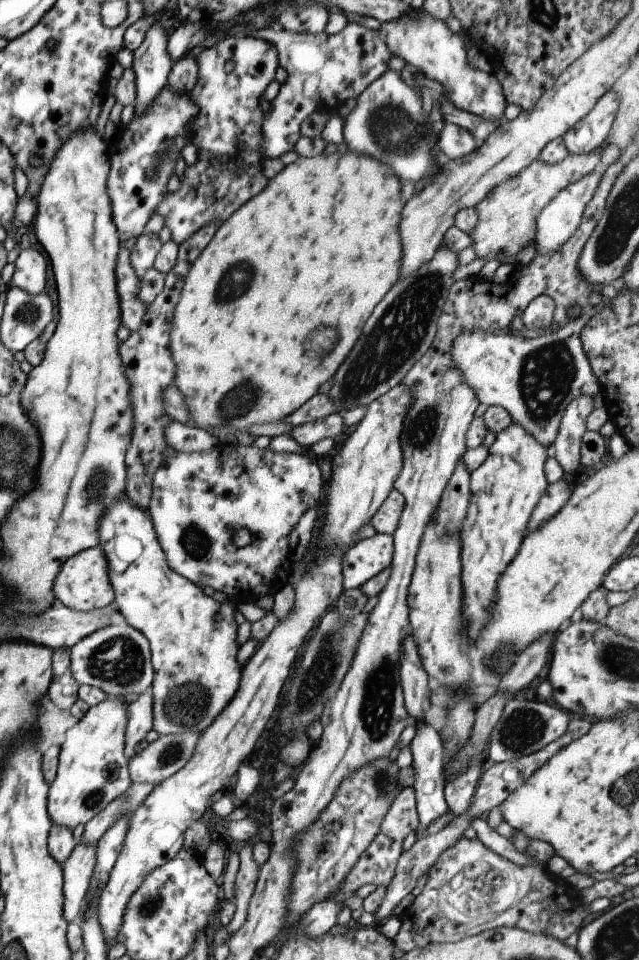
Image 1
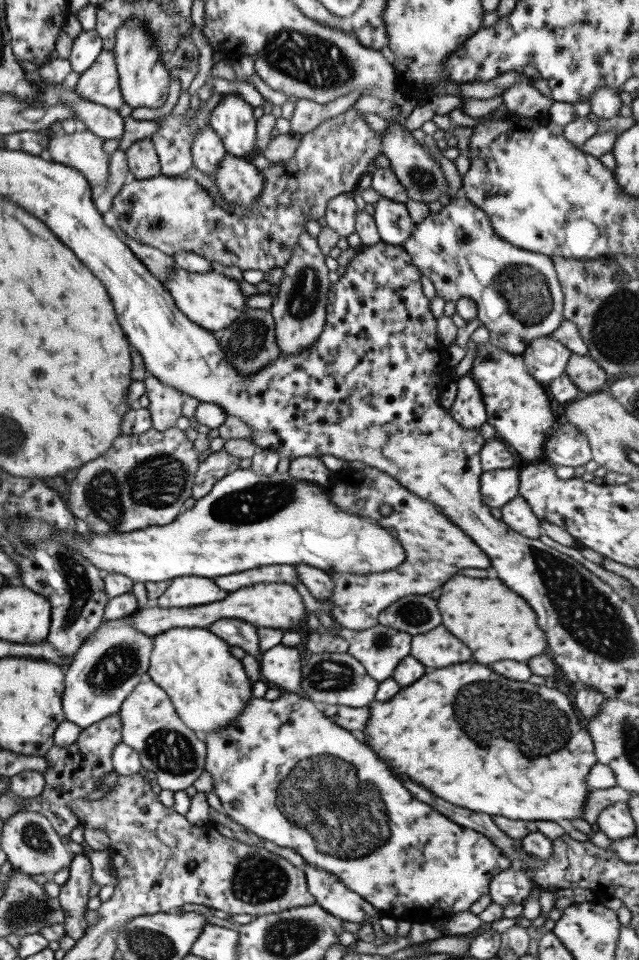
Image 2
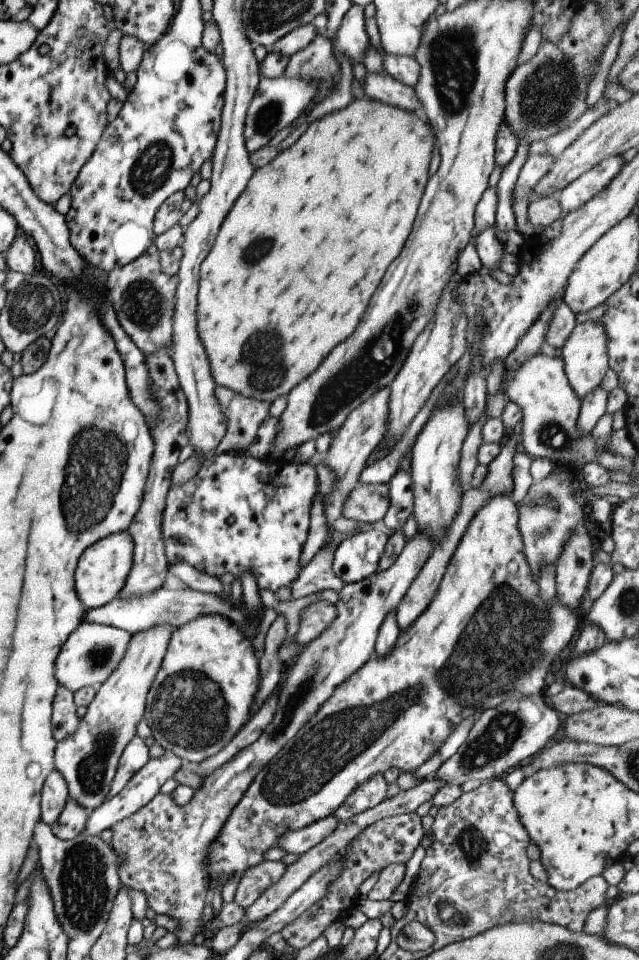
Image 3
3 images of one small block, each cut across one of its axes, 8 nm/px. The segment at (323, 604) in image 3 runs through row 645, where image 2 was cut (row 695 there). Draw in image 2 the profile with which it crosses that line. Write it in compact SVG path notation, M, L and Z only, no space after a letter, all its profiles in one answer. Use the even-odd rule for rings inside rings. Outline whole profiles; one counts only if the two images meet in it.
M281 643L273 646L257 658L263 681L283 690L304 696L301 691L301 656L295 647Z

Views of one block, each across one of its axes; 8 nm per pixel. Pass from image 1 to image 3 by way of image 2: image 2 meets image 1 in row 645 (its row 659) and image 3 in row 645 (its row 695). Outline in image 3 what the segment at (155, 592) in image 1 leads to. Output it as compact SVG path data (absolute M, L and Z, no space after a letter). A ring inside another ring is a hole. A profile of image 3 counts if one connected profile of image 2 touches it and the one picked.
M197 616L171 632L159 670L147 691L143 721L155 743L173 753L183 764L194 767L205 758L215 756L250 719L249 706L259 682L258 659L240 628L221 616Z

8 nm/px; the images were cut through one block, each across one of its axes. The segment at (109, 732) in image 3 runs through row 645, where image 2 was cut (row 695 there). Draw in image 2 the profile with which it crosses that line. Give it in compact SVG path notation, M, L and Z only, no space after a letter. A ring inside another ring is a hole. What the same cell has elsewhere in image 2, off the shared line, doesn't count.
M153 681L137 683L135 688L123 699L119 706L119 719L121 719L121 743L133 748L137 752L141 766L149 772L155 774L152 783L157 783L163 790L177 792L189 788L199 778L199 774L204 770L204 758L206 756L206 746L204 741L197 738L195 733L185 726L175 713L173 704L162 688L159 688Z

